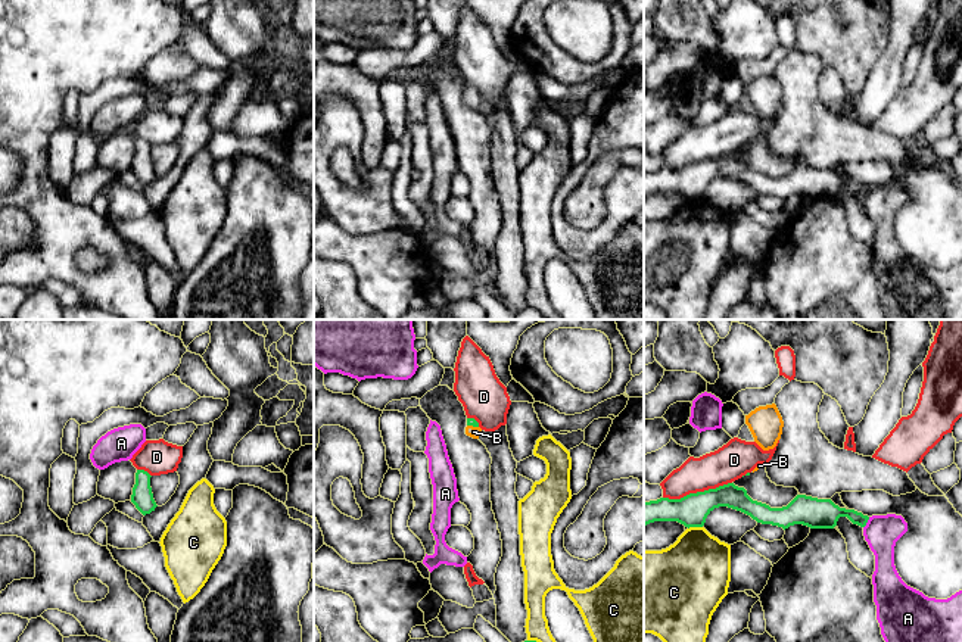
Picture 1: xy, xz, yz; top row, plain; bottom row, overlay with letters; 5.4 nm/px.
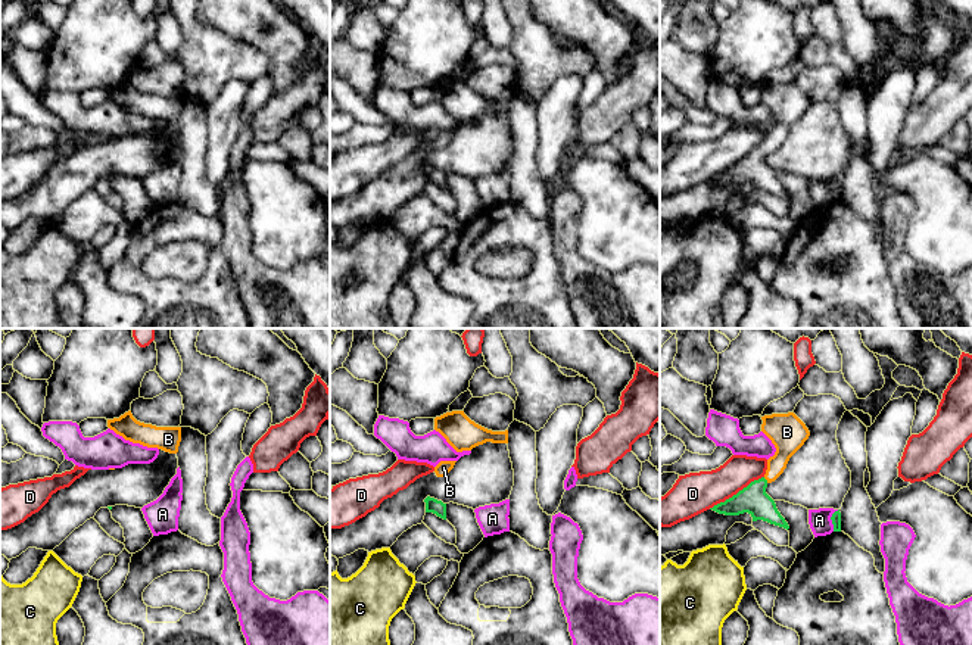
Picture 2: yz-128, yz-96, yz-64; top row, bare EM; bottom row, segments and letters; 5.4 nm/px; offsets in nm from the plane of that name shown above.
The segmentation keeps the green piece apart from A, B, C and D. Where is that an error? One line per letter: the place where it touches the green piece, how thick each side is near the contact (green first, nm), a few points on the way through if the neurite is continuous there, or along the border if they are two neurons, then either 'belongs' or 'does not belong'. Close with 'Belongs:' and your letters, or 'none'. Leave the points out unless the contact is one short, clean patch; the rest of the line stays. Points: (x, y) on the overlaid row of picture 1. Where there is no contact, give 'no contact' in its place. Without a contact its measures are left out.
A: meets green in yz at (866, 521); 160 nm thick on the green side, 190 nm on the other; does not belong
B: meets green in xz at (473, 426); 50 nm thick on the green side, 60 nm on the other; runs through xz (470, 421), (473, 426), (473, 432); belongs
C: meets green in yz at (694, 526); 170 nm thick on the green side, 380 nm on the other; does not belong
D: meets green in yz at (697, 492); 170 nm thick on the green side, 200 nm on the other; does not belong
Belongs: B

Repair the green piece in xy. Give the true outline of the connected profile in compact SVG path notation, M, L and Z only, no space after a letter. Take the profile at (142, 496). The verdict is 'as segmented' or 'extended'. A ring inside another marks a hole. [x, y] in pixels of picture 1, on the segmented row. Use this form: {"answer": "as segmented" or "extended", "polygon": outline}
{"answer": "as segmented", "polygon": "M137 470L131 495L131 502L143 515L150 514L158 507L152 493L150 477L147 471Z"}

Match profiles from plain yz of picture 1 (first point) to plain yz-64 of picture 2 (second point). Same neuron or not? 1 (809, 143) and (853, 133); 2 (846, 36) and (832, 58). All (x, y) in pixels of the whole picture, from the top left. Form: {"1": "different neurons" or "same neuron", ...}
{"1": "different neurons", "2": "same neuron"}

